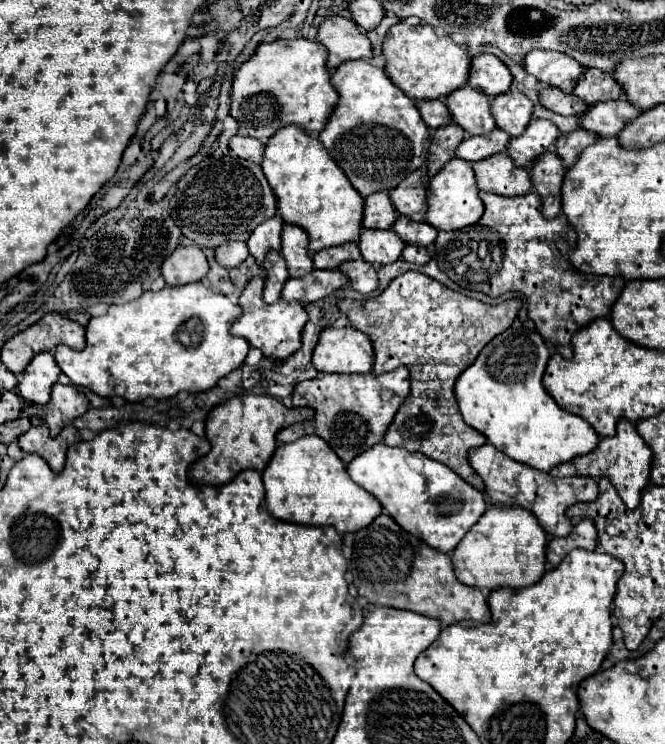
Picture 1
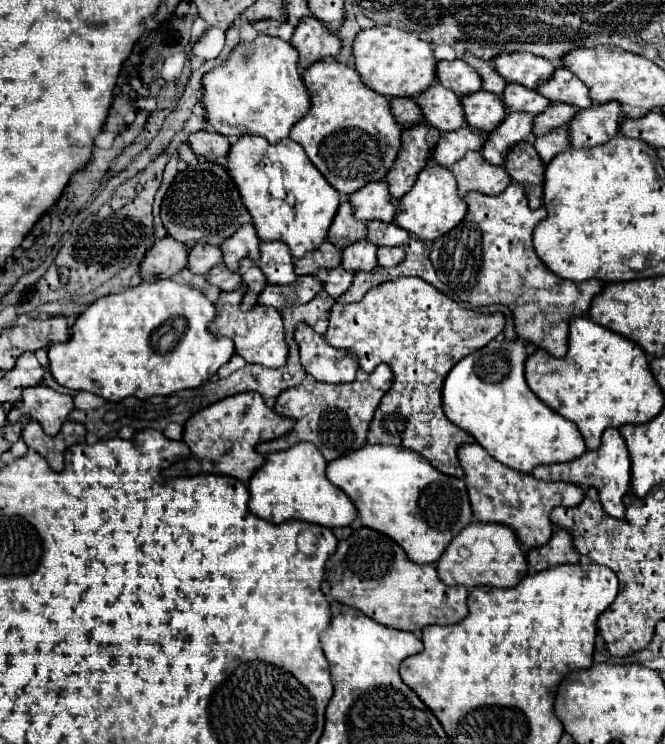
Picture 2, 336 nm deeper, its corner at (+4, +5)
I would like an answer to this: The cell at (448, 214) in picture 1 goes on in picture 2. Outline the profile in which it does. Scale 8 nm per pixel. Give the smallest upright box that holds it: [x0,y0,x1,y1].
[394,162,466,240]

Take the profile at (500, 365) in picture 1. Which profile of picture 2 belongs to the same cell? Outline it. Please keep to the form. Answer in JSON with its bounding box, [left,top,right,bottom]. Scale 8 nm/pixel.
[442,338,586,474]

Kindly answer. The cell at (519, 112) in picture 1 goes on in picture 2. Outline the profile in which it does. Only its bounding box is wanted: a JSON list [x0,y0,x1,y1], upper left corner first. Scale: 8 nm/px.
[460,90,506,132]

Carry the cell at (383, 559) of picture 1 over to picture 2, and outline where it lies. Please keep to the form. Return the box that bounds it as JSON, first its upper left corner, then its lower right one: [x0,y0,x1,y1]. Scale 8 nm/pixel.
[322,528,468,632]

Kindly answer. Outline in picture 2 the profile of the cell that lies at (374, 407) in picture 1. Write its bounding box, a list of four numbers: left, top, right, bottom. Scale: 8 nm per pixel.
[274,364,392,462]

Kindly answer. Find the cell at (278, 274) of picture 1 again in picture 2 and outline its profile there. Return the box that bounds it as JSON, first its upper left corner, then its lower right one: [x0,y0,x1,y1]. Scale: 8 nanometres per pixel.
[238,258,266,310]

